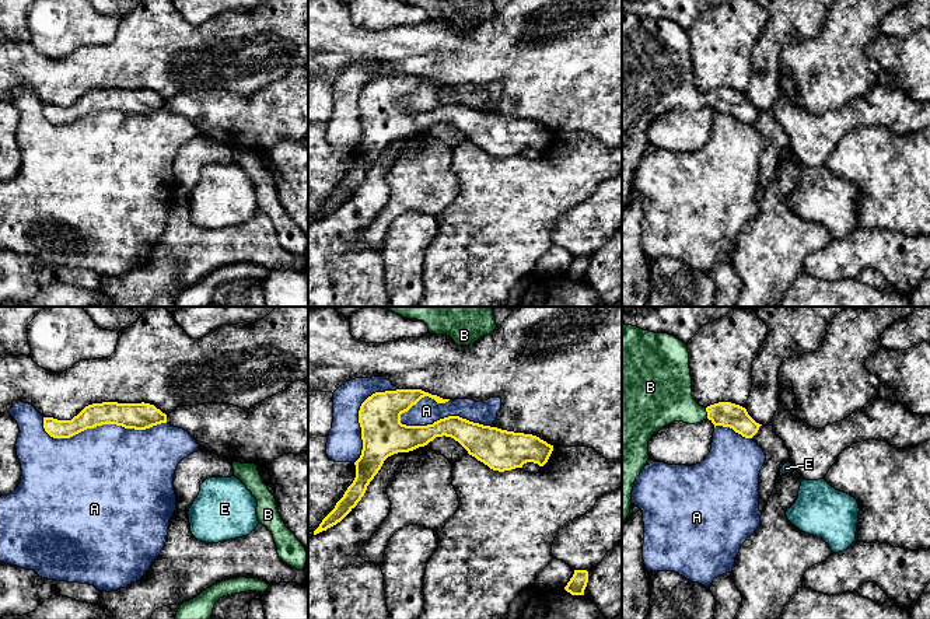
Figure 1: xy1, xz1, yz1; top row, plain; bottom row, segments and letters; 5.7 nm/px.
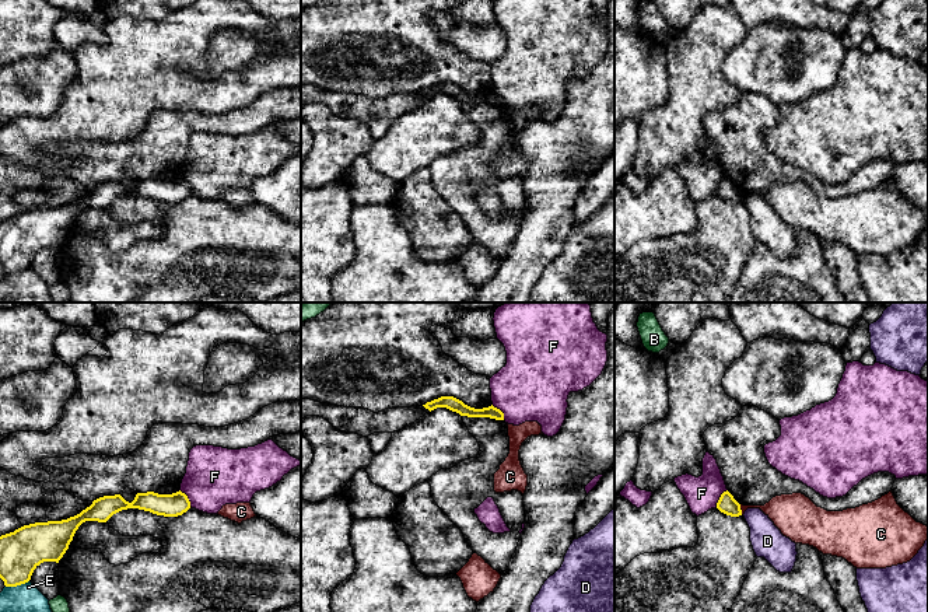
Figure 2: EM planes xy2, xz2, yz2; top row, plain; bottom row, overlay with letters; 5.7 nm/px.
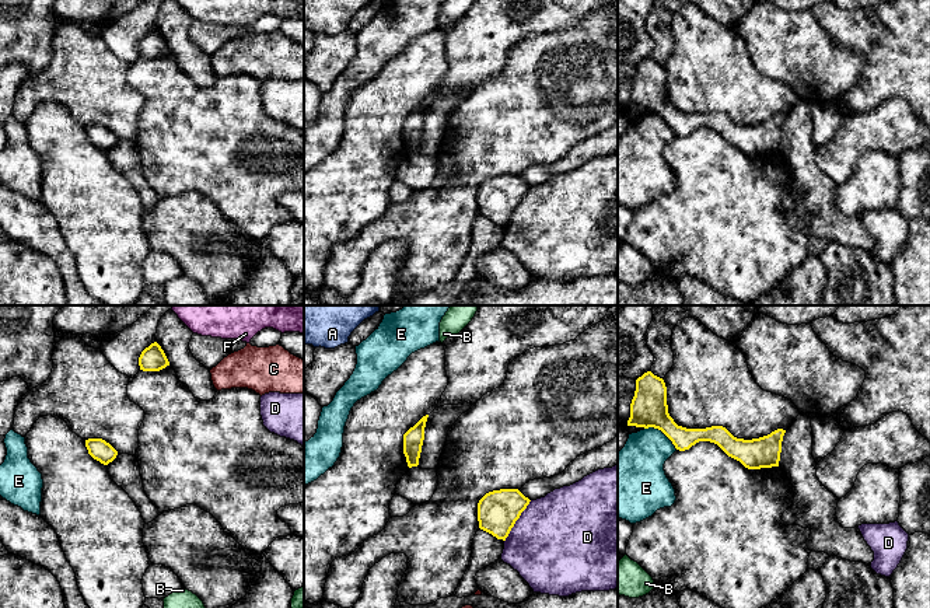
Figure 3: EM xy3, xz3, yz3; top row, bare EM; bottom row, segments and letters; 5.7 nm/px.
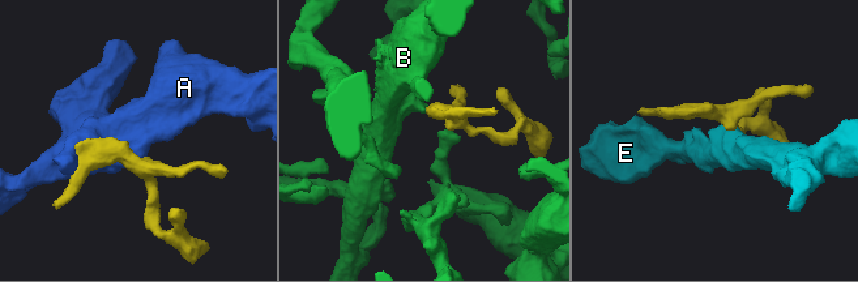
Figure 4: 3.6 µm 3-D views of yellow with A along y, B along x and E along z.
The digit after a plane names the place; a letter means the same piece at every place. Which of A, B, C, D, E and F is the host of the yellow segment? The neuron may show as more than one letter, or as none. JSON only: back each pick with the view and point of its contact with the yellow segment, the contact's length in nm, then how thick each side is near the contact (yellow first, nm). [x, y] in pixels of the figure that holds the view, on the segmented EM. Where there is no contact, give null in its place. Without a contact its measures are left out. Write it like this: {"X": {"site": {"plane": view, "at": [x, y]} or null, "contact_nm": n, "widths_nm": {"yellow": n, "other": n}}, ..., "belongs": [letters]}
{"B": {"site": {"plane": "yz1", "at": [708, 413]}, "contact_nm": 70, "widths_nm": {"yellow": 140, "other": 280}}, "belongs": ["B"]}

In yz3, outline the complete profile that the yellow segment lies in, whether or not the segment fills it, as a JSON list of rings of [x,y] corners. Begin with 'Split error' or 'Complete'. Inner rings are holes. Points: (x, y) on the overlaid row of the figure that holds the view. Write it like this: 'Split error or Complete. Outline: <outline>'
Complete. Outline: [[[651,371],[636,380],[627,426],[658,429],[679,451],[689,450],[699,441],[714,443],[728,457],[740,461],[748,469],[779,467],[782,441],[786,433],[786,430],[777,429],[768,436],[744,440],[734,437],[723,426],[706,429],[678,426],[668,413],[665,382]]]

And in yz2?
Complete. Outline: [[[726,490],[721,494],[717,508],[731,517],[742,515],[740,504],[733,499],[733,496]]]

